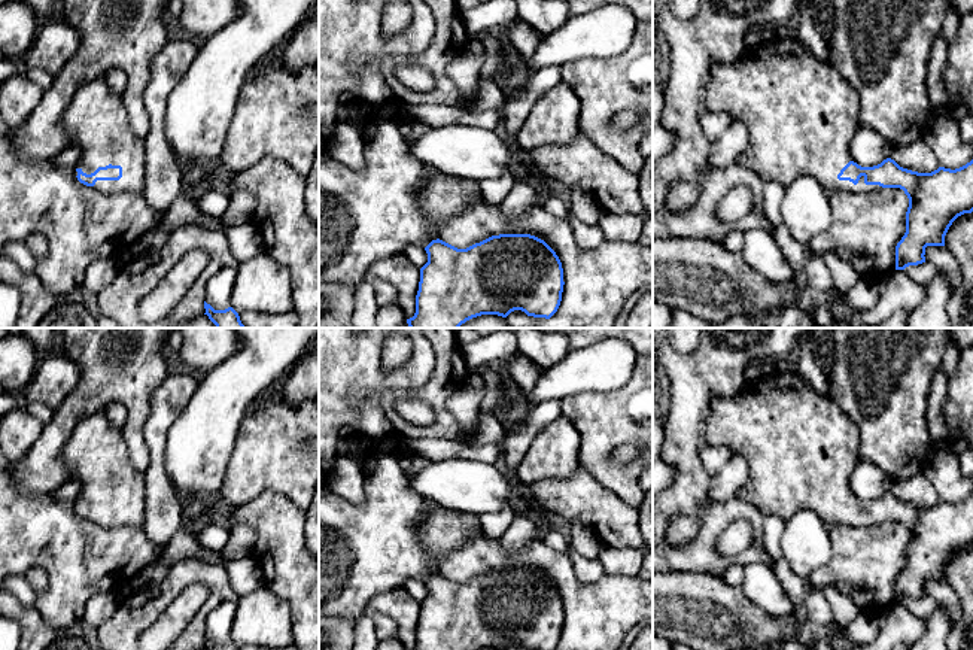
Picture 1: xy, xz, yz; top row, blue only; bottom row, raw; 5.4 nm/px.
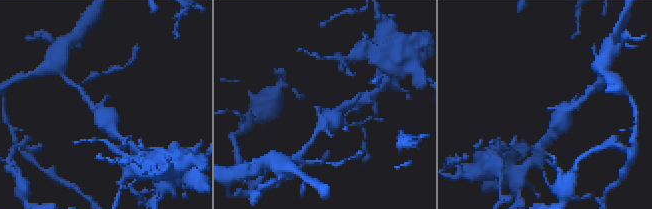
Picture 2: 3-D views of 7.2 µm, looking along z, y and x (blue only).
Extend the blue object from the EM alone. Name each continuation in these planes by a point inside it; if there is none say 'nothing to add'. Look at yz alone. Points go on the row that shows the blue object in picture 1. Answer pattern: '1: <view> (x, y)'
1: yz (800, 115)

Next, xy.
1: xy (97, 122)

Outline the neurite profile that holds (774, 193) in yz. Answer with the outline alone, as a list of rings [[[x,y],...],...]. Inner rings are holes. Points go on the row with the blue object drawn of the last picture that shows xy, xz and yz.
[[[776,182],[763,183],[764,213],[772,227],[782,225],[781,207],[785,197],[785,189],[785,186]]]

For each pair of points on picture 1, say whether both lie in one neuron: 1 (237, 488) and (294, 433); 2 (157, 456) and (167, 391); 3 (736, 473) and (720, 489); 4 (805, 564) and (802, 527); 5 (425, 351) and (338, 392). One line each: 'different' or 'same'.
1: same
2: same
3: same
4: same
5: same

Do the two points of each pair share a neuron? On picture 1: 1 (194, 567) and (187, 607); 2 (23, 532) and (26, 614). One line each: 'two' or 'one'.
1: two
2: two

